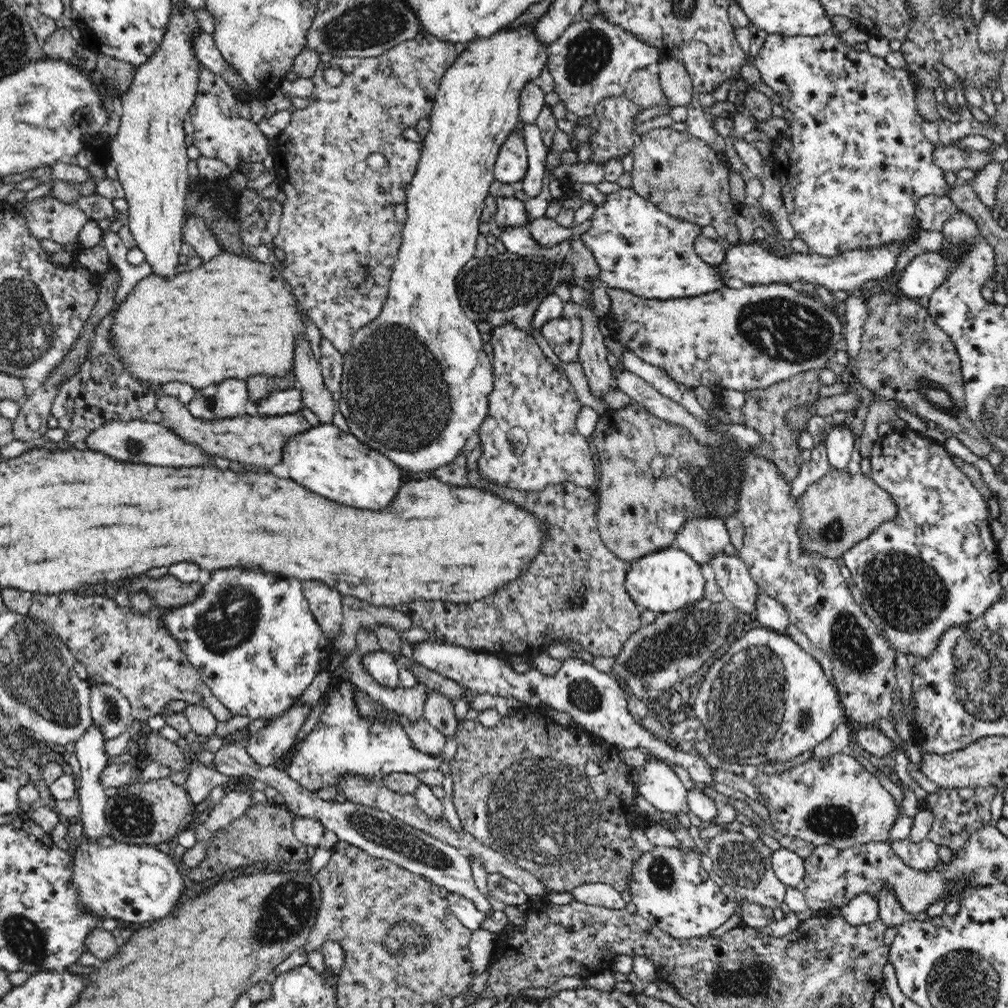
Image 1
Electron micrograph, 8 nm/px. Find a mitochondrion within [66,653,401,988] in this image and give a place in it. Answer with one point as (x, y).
(288, 910)

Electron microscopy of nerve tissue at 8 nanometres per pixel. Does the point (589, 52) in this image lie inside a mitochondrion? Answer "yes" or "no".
yes

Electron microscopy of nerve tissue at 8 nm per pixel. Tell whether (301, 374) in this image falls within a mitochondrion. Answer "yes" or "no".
no

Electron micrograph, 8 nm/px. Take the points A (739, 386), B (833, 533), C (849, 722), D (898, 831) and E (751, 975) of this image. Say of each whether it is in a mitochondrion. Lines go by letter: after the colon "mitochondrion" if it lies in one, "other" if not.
A: other
B: mitochondrion
C: other
D: other
E: mitochondrion

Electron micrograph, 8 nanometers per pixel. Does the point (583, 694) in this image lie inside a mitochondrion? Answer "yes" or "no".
yes

